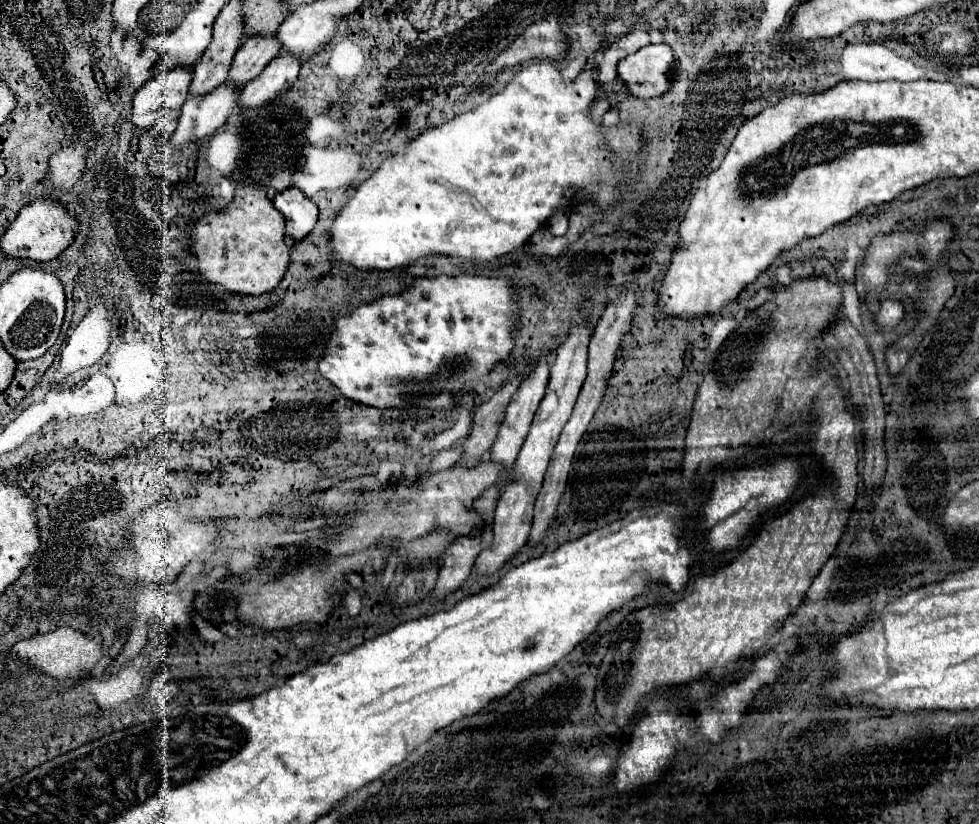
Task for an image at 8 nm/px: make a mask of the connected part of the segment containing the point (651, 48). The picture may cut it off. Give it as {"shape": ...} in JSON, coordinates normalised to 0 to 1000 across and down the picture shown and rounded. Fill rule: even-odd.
{"shape":[[[662,53],[631,78],[631,90],[646,117],[674,119],[684,107],[691,68],[682,53]]]}

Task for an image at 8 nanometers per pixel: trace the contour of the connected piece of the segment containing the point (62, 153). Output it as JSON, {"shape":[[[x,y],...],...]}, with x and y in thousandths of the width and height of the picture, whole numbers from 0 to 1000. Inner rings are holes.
{"shape":[[[72,175],[63,177],[51,192],[51,211],[49,218],[57,231],[72,231],[78,218],[86,211],[88,177],[86,175]]]}

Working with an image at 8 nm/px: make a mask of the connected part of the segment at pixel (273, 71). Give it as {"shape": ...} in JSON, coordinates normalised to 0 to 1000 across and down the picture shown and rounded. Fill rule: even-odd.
{"shape":[[[286,63],[282,70],[274,75],[270,87],[264,90],[257,100],[253,100],[245,114],[247,131],[264,131],[274,121],[282,119],[286,112],[294,109],[298,100],[304,95],[304,85],[308,80],[306,68]]]}

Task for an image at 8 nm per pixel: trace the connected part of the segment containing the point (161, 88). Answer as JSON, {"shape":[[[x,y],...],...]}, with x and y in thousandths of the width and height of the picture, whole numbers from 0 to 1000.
{"shape":[[[180,80],[153,95],[137,117],[135,148],[141,155],[151,158],[163,141],[170,141],[170,129],[182,129],[184,141],[186,126],[190,124],[194,112],[194,100],[196,80]]]}

